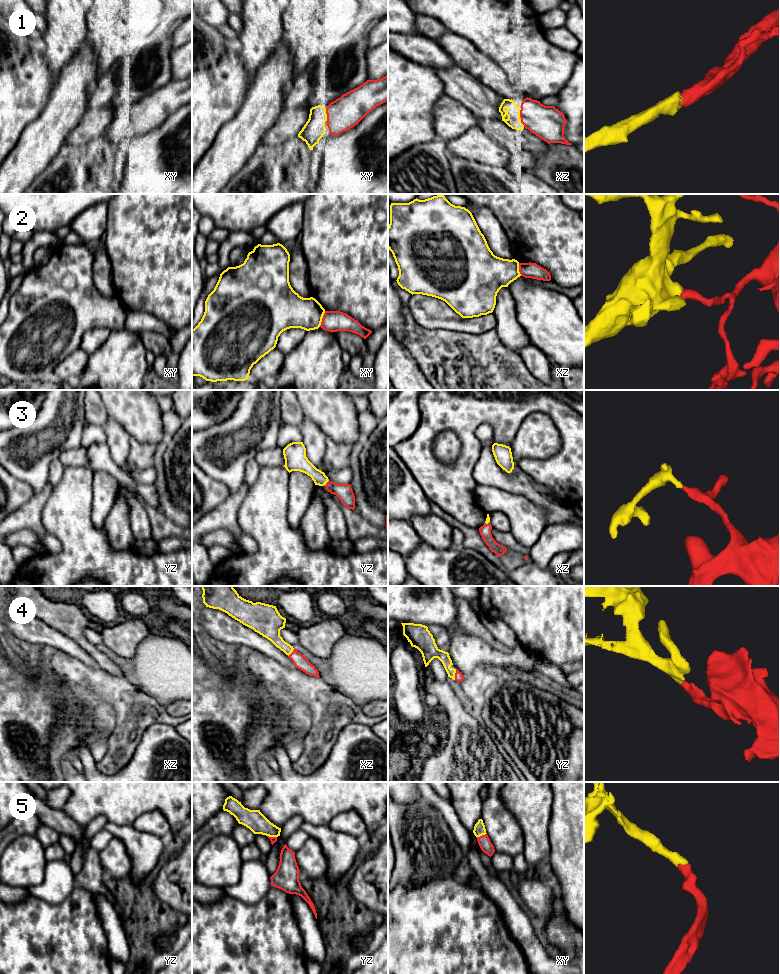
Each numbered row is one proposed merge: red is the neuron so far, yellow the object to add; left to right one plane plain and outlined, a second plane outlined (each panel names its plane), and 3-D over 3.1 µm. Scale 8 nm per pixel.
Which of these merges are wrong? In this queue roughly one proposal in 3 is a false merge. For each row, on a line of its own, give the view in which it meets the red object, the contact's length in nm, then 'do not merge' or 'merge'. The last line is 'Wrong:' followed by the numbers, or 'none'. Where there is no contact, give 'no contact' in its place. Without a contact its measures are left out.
1: xy | 110 nm | merge
2: xy | 140 nm | do not merge
3: yz | 50 nm | merge
4: yz | 90 nm | merge
5: xy | 90 nm | merge
Wrong: 2

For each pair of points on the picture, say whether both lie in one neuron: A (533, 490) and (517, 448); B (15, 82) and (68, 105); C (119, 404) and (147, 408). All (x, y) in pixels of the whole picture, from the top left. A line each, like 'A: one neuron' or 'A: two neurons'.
A: one neuron
B: two neurons
C: one neuron

